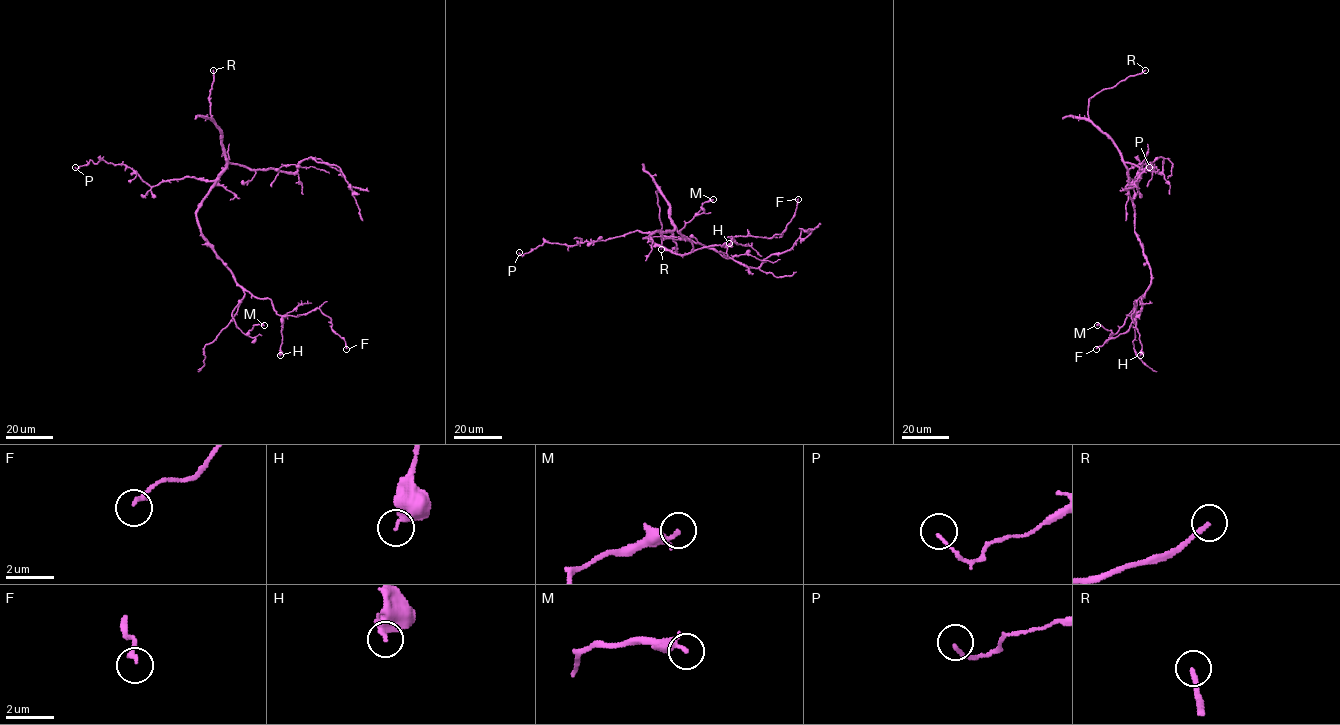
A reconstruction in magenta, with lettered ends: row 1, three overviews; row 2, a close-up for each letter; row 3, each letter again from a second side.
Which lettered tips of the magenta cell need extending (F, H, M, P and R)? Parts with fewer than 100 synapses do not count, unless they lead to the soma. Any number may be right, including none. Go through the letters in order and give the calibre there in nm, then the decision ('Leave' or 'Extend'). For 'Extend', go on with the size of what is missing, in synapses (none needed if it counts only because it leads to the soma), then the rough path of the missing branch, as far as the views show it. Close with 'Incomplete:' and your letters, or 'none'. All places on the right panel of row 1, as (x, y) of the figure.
F: Thickness 180 nm. Leave
H: Thickness 440 nm. Leave
M: Thickness 280 nm. Leave
P: Thickness 120 nm. Leave
R: Thickness 180 nm. Extend. Course of what is missing: (1145, 70), (1212, 29), (1220, 30), (1220, 27)
Incomplete: R

